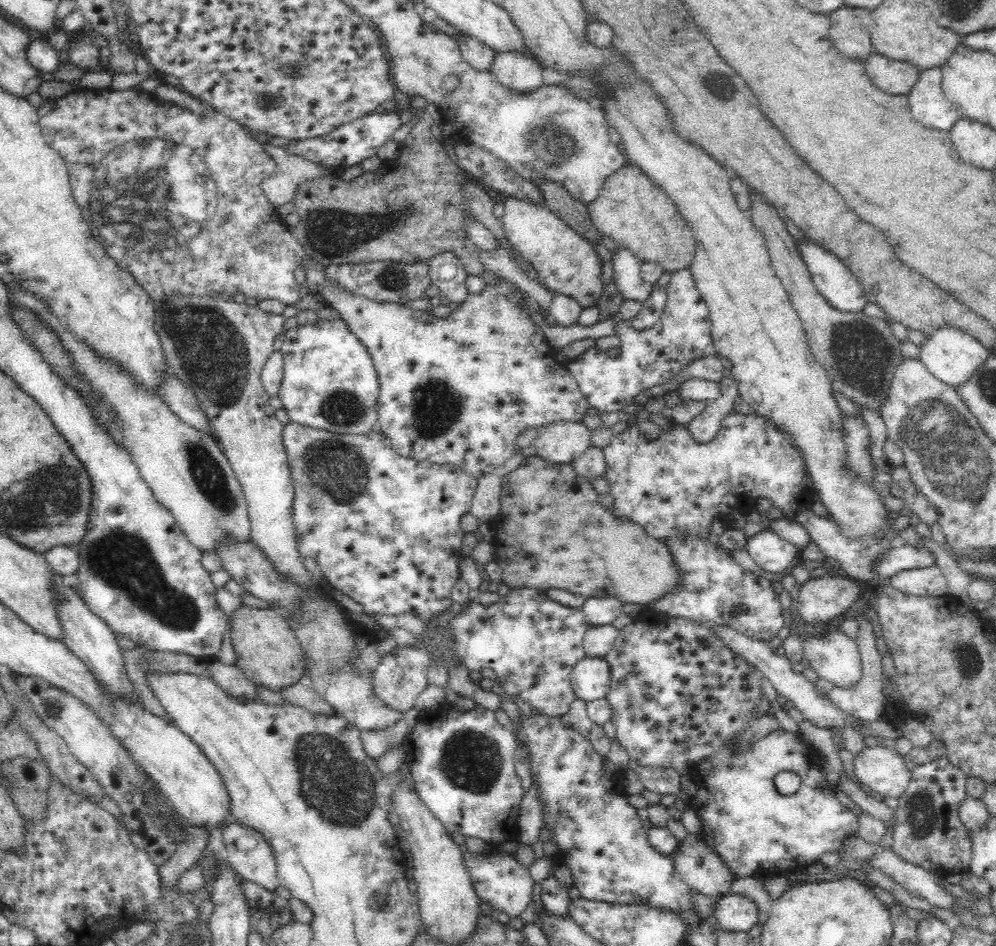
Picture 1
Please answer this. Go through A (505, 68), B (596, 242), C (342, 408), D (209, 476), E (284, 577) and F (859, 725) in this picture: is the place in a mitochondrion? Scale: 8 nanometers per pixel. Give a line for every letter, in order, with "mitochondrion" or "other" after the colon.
A: other
B: other
C: mitochondrion
D: mitochondrion
E: other
F: other

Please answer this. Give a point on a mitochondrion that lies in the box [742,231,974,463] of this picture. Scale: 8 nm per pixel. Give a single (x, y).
(861, 360)

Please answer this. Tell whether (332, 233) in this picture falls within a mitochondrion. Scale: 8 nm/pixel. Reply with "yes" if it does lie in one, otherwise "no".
yes

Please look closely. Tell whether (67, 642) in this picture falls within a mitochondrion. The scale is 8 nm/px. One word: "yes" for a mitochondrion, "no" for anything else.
no

